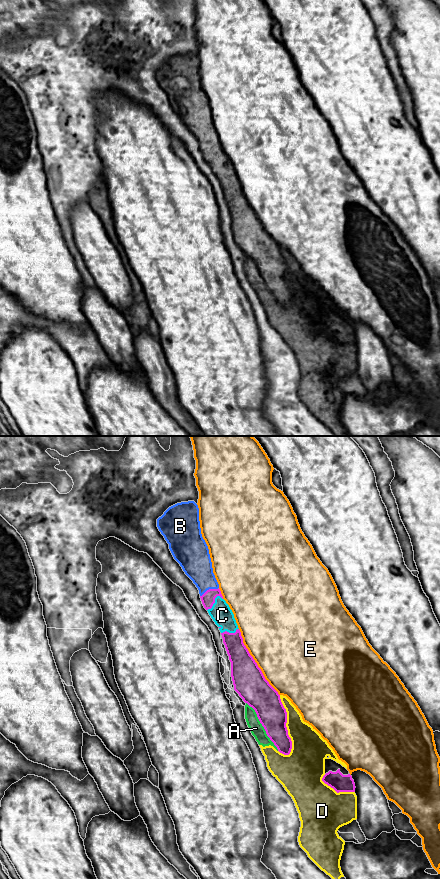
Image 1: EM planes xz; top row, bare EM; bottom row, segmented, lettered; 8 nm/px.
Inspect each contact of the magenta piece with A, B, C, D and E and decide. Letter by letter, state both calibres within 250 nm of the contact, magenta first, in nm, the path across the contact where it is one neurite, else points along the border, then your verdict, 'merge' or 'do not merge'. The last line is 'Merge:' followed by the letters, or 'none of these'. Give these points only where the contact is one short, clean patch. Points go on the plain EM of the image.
A: calibres 240 and 110 nm; do not merge
B: calibres 110 and 240 nm; merge
C: calibres 110 and 170 nm; merge
D: calibres 240 and 260 nm; do not merge
E: calibres 260 and 500 nm; do not merge
Merge: B, C

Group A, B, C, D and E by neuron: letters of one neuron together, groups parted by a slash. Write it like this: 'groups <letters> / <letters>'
groups A D / B C / E

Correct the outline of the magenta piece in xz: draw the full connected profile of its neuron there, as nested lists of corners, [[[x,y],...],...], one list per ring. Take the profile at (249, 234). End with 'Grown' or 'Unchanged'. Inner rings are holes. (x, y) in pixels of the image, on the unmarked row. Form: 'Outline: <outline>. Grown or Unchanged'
Outline: [[[188,53],[169,59],[157,71],[157,79],[169,96],[169,101],[174,111],[198,140],[204,160],[219,179],[231,214],[231,229],[234,242],[245,255],[255,262],[267,288],[277,299],[278,303],[284,307],[289,307],[292,301],[292,293],[286,279],[286,261],[281,254],[280,247],[265,231],[261,221],[244,197],[234,166],[223,151],[219,136],[213,125],[208,98],[201,86],[198,57],[194,53]]]. Grown

